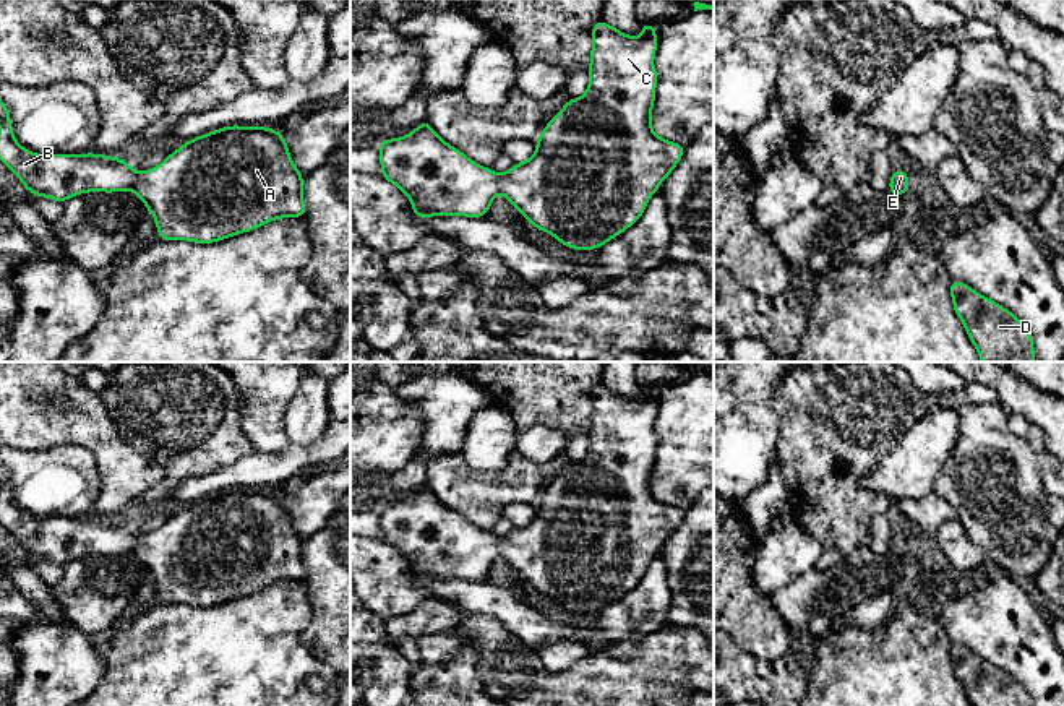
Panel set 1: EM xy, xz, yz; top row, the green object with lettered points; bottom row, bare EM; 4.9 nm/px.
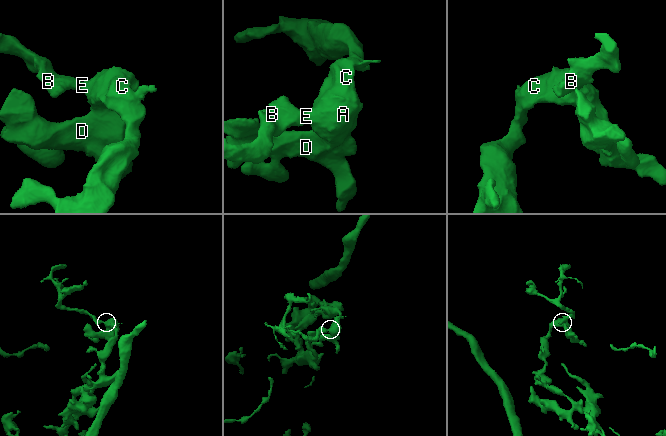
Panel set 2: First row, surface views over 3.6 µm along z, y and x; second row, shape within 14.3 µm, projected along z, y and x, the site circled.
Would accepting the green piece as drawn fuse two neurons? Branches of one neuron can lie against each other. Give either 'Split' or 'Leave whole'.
Leave whole

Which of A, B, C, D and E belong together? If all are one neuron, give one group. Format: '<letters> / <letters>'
A B C D E

